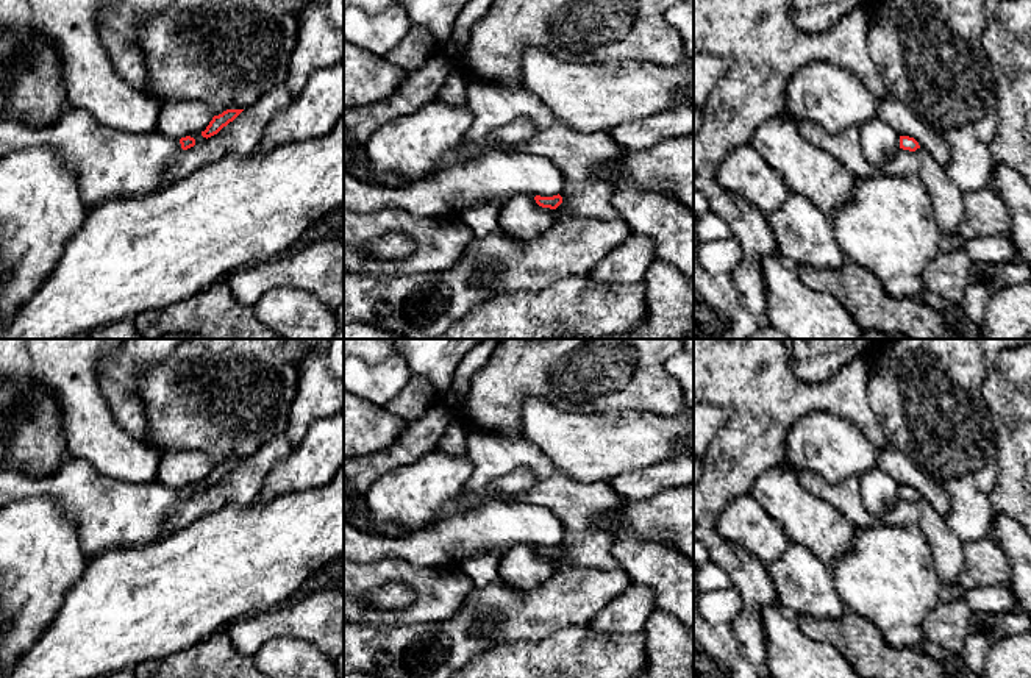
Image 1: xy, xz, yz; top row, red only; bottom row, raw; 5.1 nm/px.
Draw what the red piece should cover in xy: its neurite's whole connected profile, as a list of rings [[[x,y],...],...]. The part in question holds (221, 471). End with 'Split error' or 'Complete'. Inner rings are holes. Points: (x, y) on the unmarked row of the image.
[[[227,459],[219,466],[214,466],[205,481],[202,481],[203,487],[211,487],[217,484],[223,476],[233,472],[244,459]]]. Complete

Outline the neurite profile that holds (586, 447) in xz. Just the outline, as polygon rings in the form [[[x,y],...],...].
[[[530,397],[520,437],[540,448],[553,467],[576,483],[611,481],[622,473],[692,450],[680,442],[694,434],[694,411],[661,416],[648,411],[565,412]]]

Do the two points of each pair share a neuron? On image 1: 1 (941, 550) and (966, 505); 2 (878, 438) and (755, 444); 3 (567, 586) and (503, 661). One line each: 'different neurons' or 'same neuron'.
1: different neurons
2: same neuron
3: different neurons

